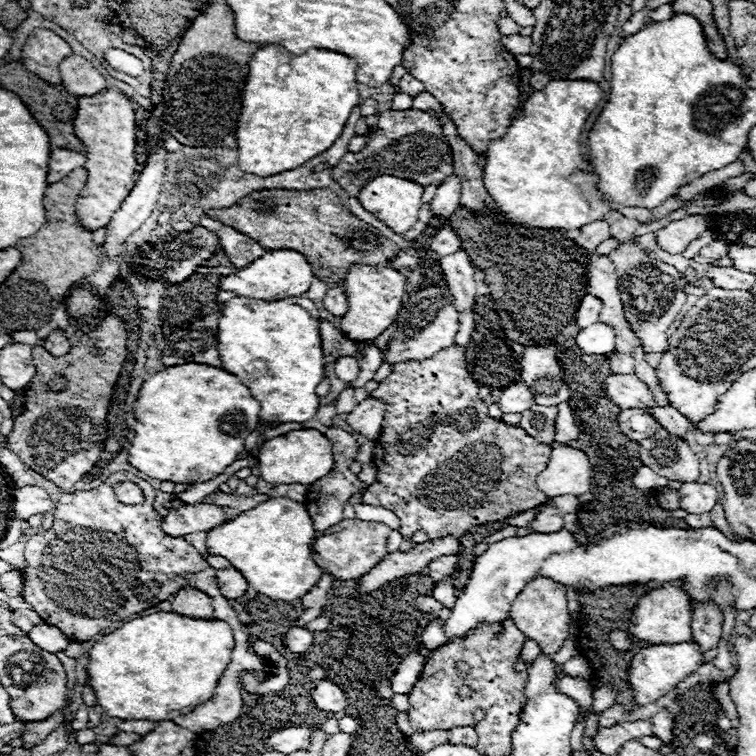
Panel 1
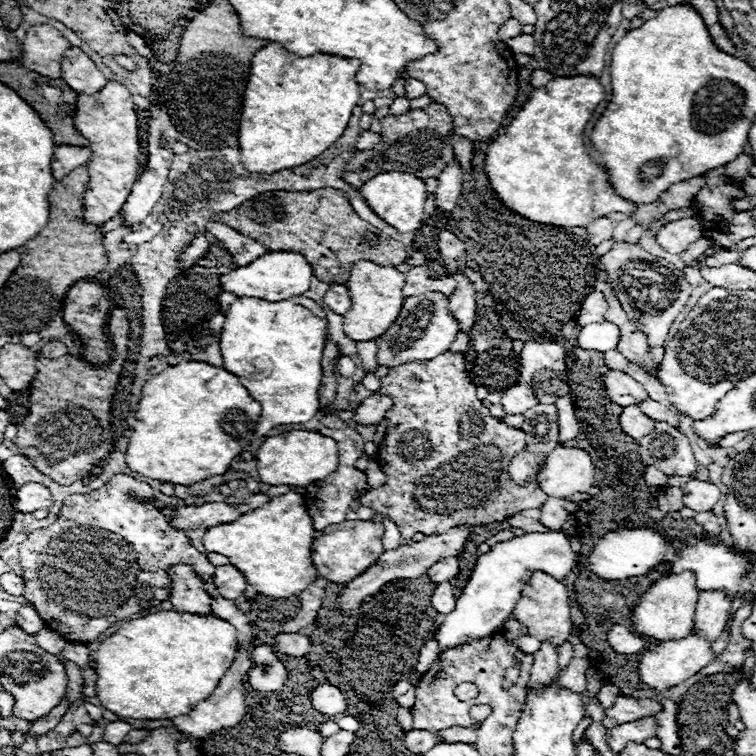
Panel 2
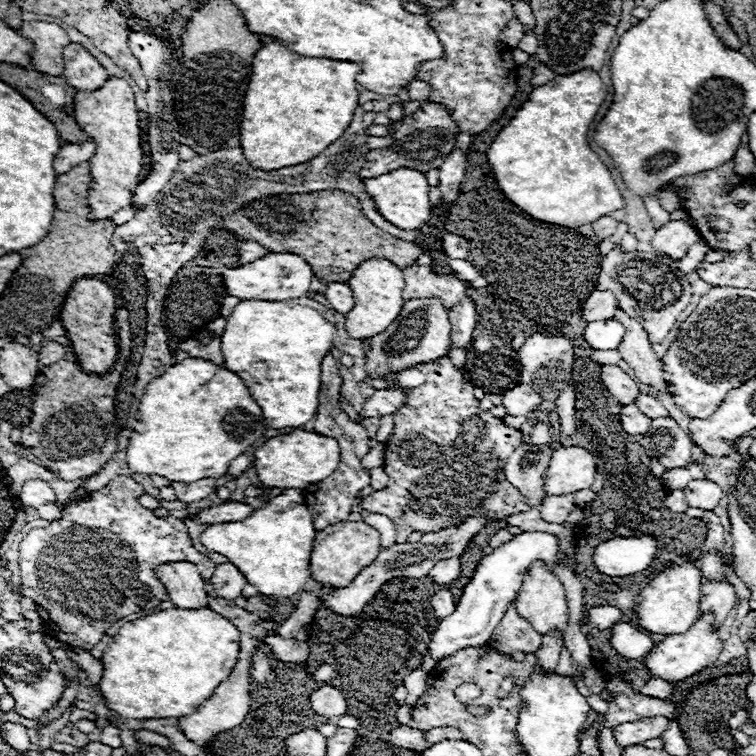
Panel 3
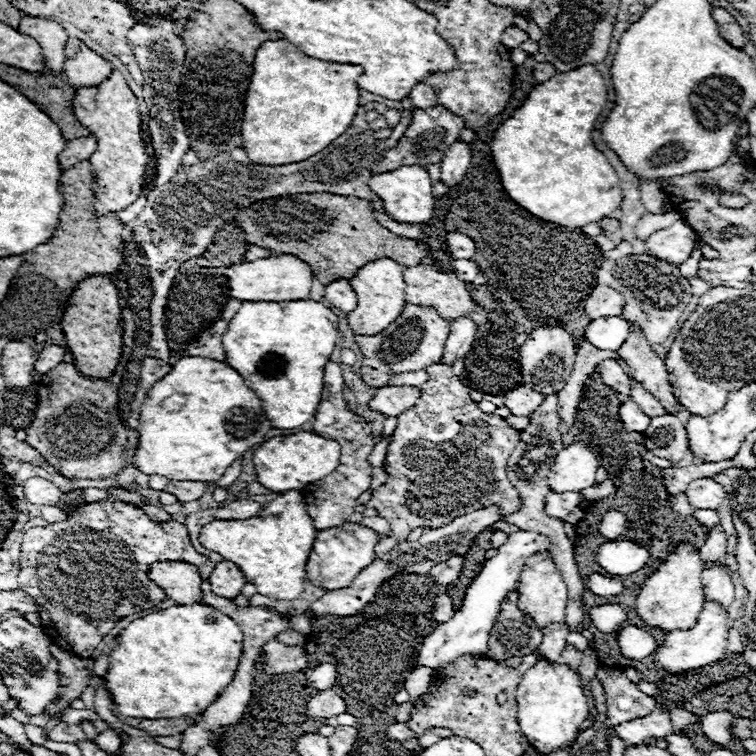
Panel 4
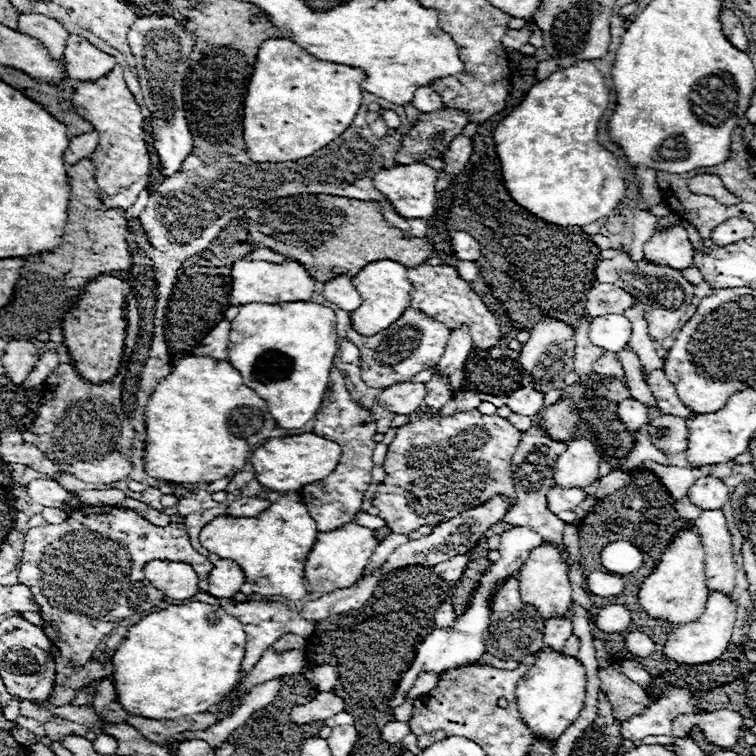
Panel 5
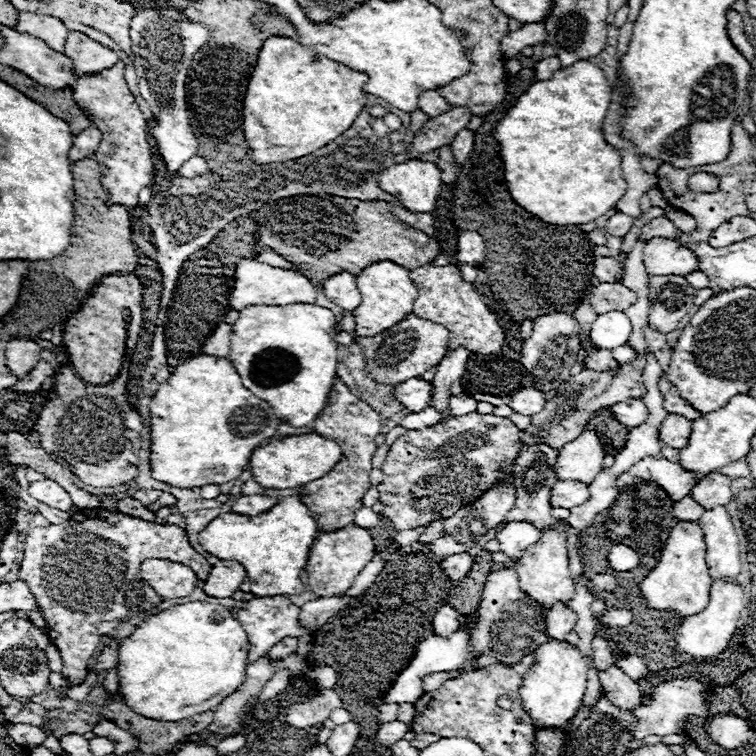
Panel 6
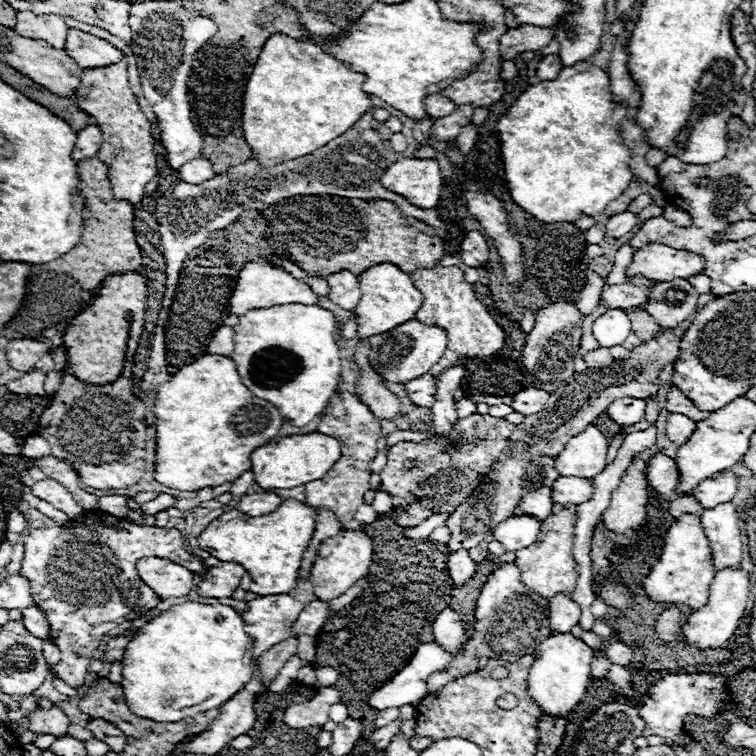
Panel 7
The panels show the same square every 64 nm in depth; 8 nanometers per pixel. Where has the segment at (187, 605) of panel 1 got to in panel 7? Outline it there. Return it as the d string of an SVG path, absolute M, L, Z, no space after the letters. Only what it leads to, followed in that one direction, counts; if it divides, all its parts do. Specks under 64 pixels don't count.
M142 558L136 564L140 578L160 596L160 598L178 598L186 596L194 586L194 572L188 568L166 560L166 558Z

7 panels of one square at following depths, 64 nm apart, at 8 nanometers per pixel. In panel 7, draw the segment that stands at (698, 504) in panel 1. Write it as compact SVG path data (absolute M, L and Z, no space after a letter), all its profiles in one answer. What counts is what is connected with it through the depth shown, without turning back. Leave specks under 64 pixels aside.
M716 472L714 476L702 480L698 488L694 488L692 496L704 506L704 508L714 508L716 504L730 502L736 494L736 484L738 476L732 472Z

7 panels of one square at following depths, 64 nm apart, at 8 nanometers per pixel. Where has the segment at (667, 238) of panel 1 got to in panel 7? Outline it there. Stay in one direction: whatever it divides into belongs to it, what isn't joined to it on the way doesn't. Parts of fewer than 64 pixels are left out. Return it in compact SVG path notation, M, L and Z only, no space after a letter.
M646 244L642 250L634 254L632 264L626 274L642 274L650 280L672 280L672 278L690 278L704 270L702 256L676 250L666 244Z

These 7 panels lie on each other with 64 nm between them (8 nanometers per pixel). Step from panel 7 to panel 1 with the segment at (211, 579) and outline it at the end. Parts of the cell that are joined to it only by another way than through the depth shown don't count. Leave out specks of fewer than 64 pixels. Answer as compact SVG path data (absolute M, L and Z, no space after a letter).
M222 568L216 572L216 580L220 584L220 592L224 598L228 600L236 600L240 596L246 594L248 590L248 582L246 578L236 570L236 568Z

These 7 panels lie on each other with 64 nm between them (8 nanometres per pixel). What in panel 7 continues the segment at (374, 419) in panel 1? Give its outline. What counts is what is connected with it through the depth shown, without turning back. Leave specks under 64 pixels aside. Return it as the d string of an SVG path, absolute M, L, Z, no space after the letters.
M426 374L426 376L420 376L418 380L408 380L404 384L404 390L406 390L408 398L416 406L420 406L420 408L432 408L434 394L436 394L436 378Z

